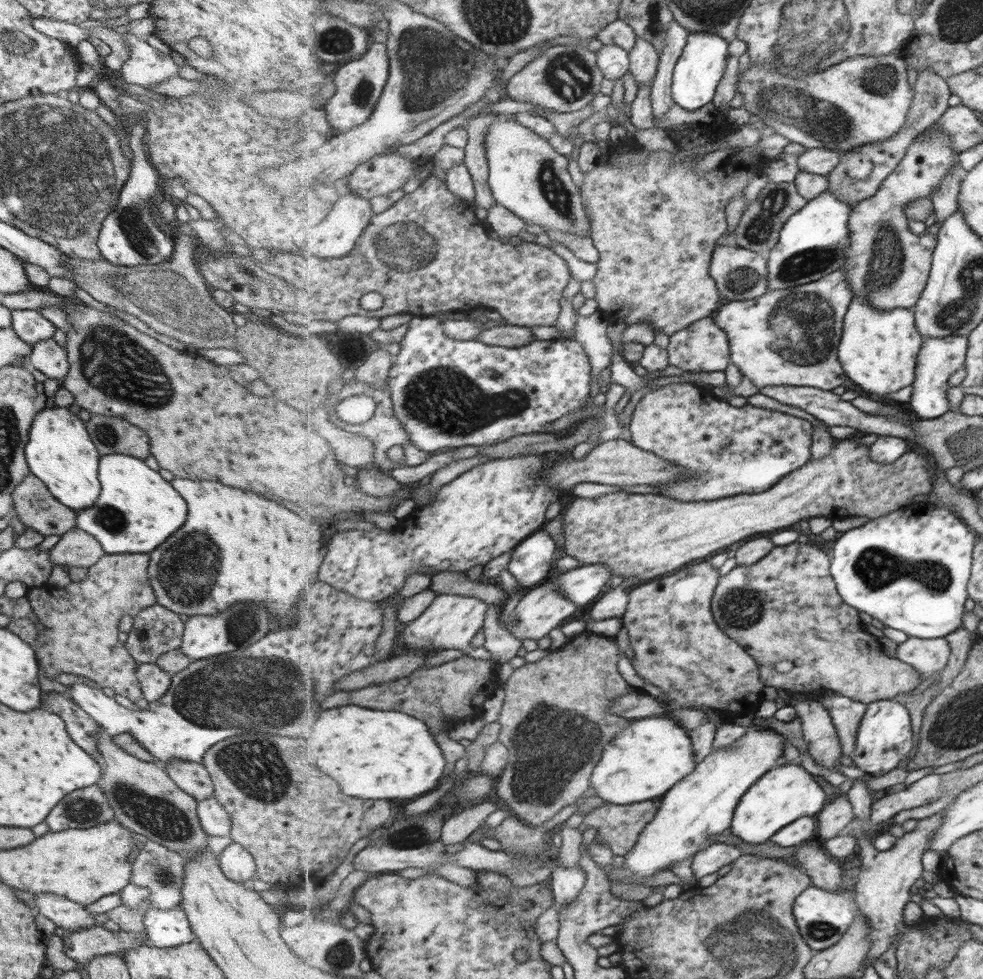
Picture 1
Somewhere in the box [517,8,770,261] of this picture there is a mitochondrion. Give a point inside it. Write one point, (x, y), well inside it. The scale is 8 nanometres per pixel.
(568, 76)

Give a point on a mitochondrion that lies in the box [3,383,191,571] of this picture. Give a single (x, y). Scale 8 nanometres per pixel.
(110, 518)

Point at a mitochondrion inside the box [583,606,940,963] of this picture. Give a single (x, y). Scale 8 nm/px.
(818, 930)

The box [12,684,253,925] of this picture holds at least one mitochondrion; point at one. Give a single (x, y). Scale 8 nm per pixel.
(157, 816)

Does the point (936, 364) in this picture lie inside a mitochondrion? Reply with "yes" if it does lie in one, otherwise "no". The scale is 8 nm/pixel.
no

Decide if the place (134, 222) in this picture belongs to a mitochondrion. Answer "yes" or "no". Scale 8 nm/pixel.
yes

